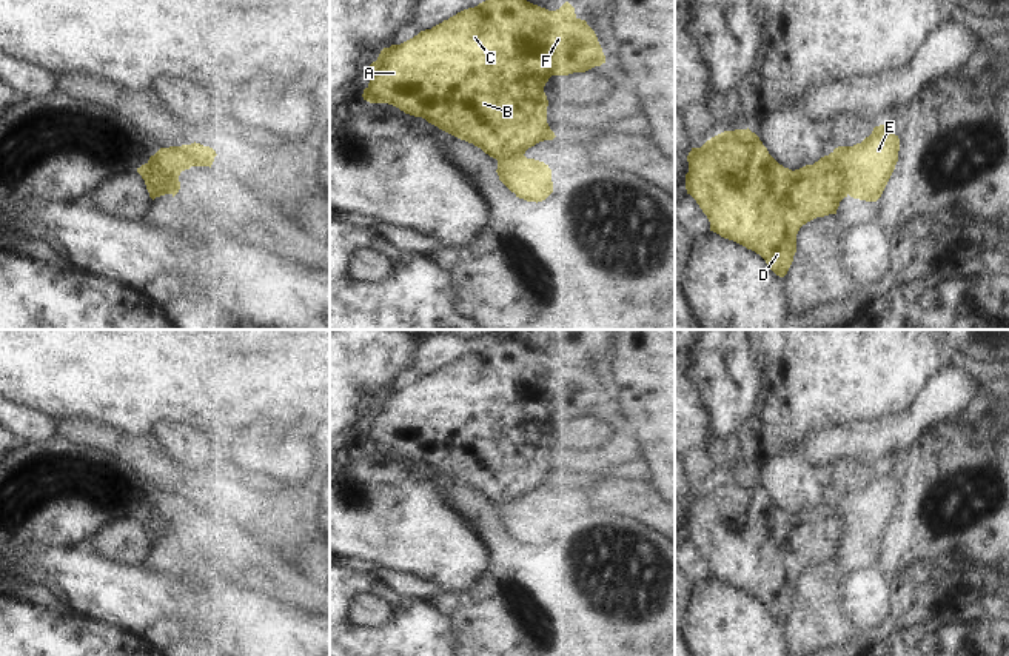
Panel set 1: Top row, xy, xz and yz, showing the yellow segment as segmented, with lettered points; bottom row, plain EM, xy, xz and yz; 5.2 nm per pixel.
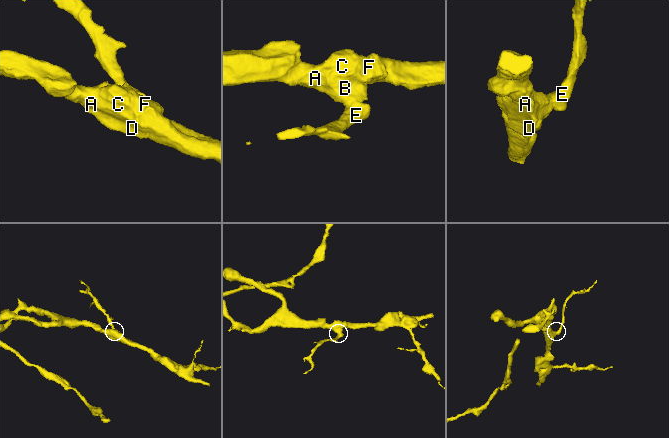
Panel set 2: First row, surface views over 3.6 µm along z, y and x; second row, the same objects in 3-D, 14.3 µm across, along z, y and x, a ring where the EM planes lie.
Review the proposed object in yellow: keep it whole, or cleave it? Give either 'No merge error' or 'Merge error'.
Merge error

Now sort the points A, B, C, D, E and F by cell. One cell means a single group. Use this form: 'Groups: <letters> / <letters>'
Groups: A B C D F / E

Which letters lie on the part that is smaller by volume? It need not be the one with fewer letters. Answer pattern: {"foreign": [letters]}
{"foreign": ["E"]}

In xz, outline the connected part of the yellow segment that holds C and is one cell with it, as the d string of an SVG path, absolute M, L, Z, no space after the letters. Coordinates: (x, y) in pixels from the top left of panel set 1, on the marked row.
M485 0L401 45L384 48L367 69L370 83L362 97L370 103L388 103L405 114L422 117L499 162L524 156L536 143L556 137L547 123L548 100L544 92L551 75L585 72L602 63L605 55L595 31L576 17L568 2L548 11L527 0Z

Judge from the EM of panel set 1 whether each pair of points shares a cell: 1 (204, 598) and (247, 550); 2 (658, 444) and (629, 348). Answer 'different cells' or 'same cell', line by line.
1: different cells
2: same cell

